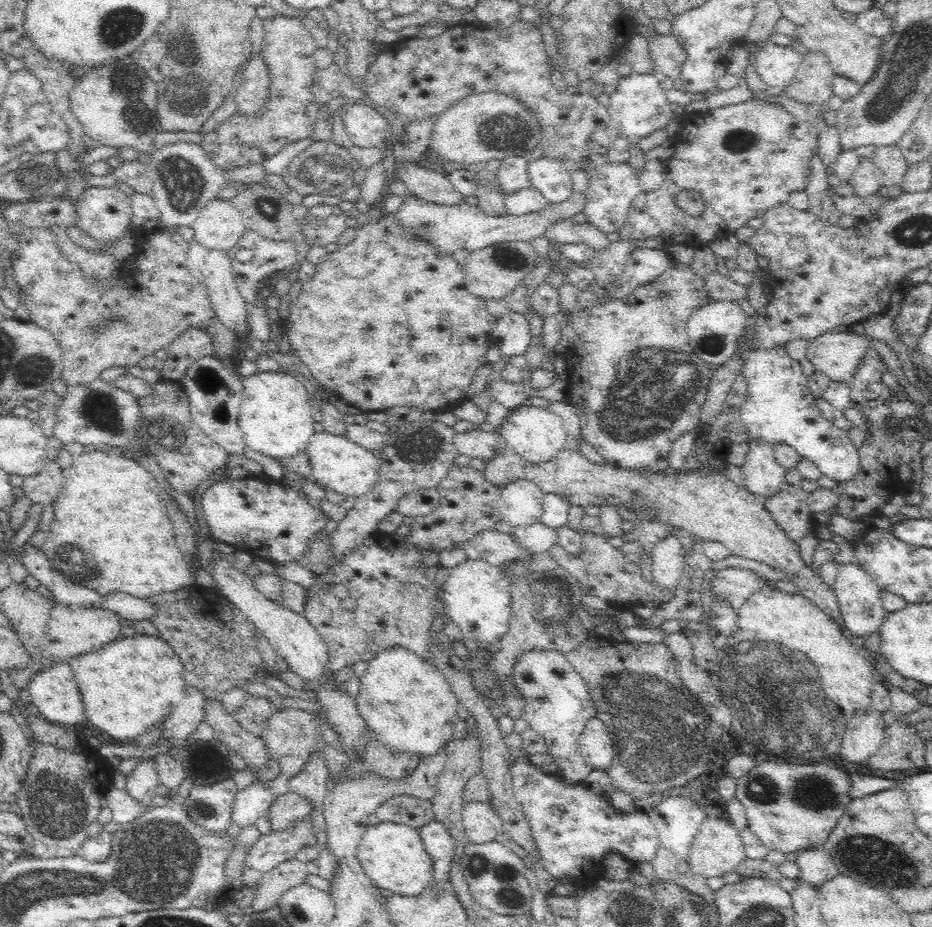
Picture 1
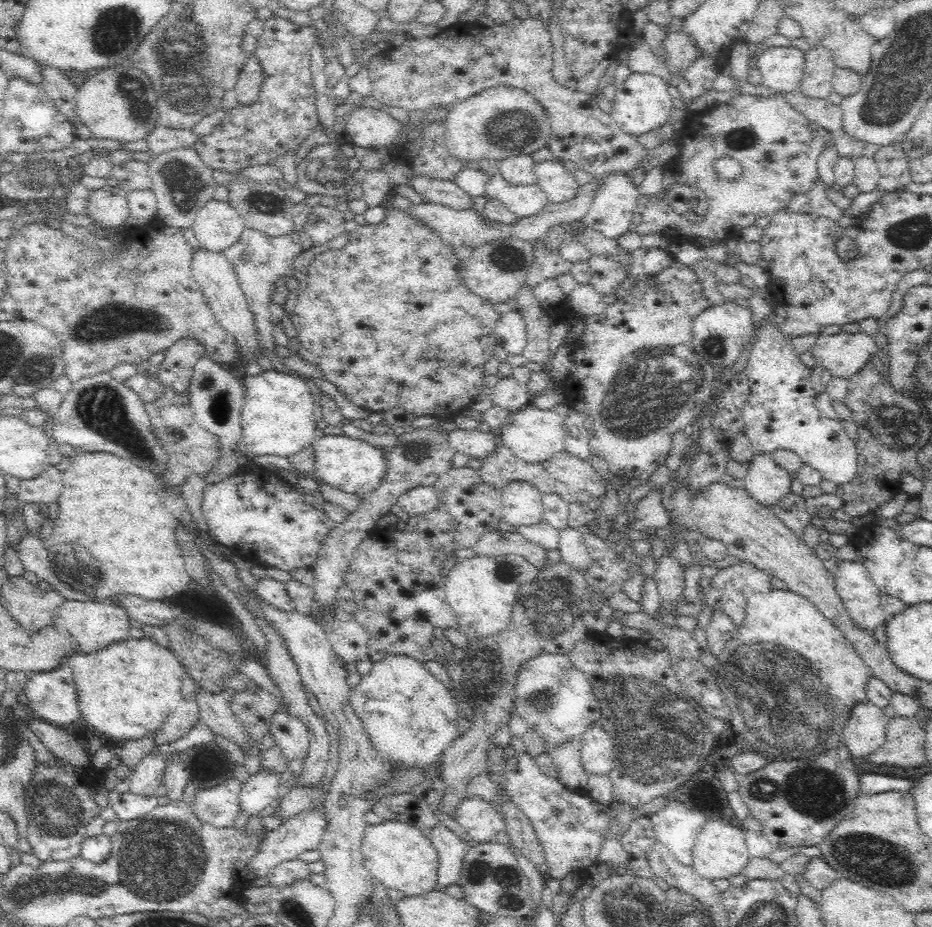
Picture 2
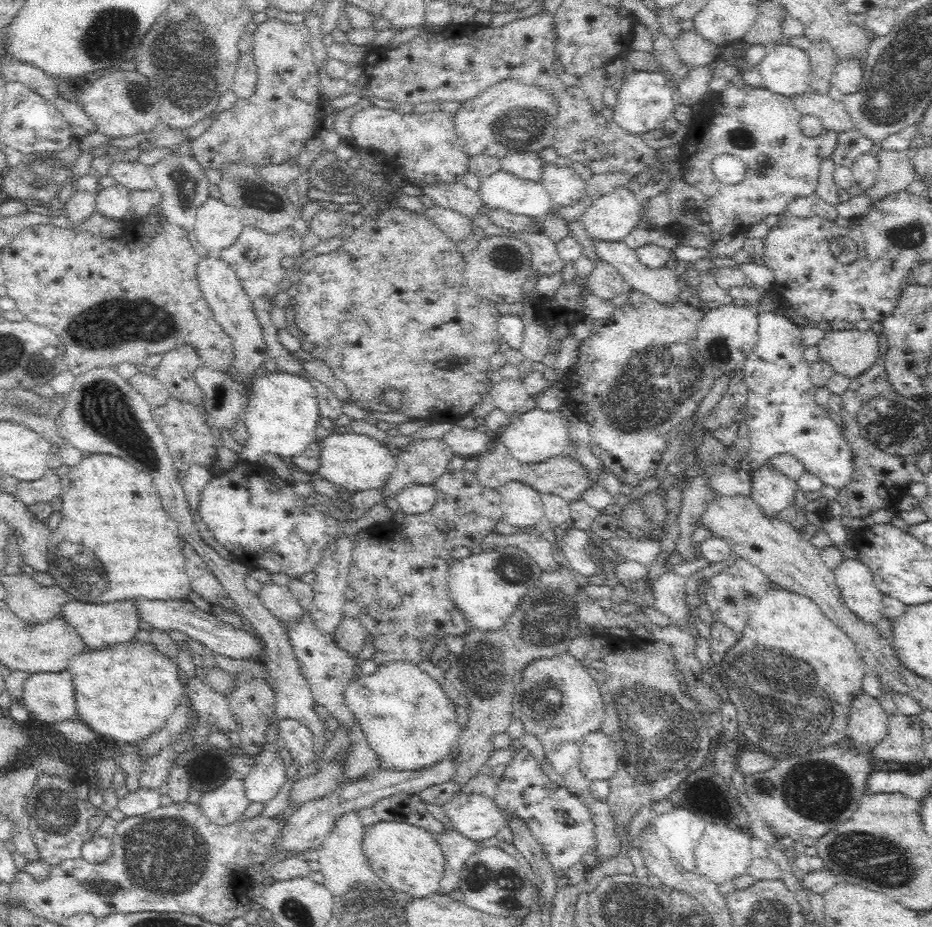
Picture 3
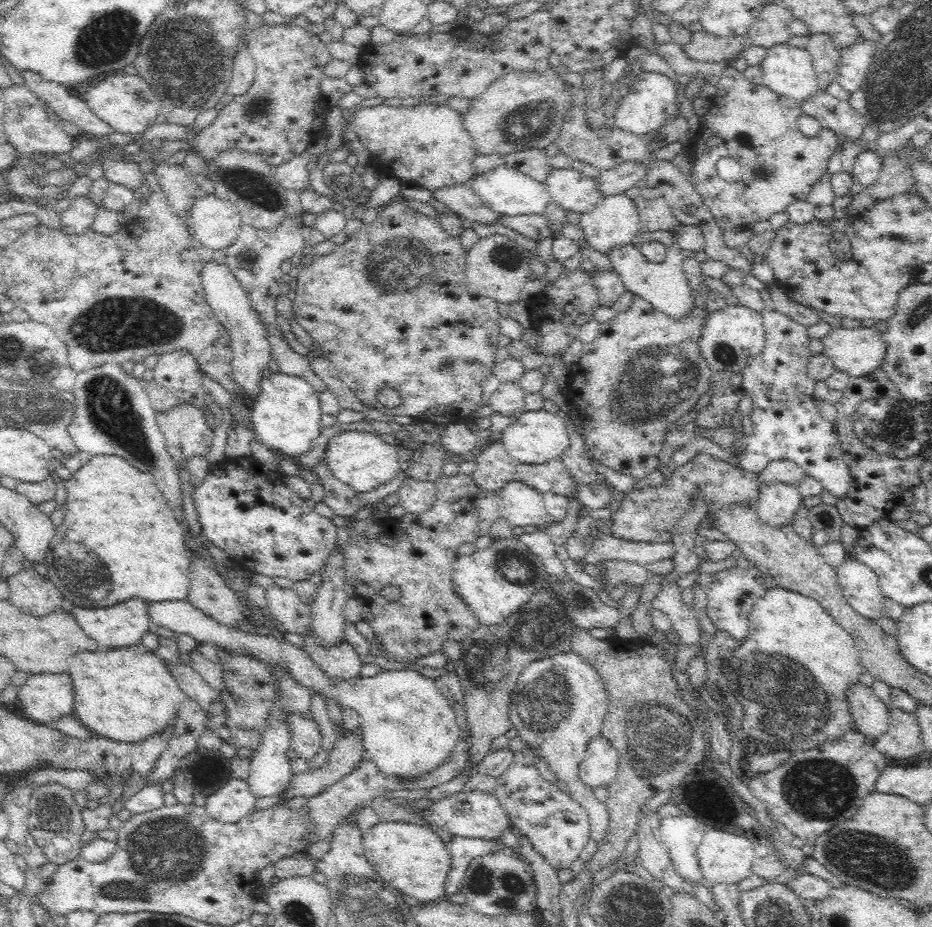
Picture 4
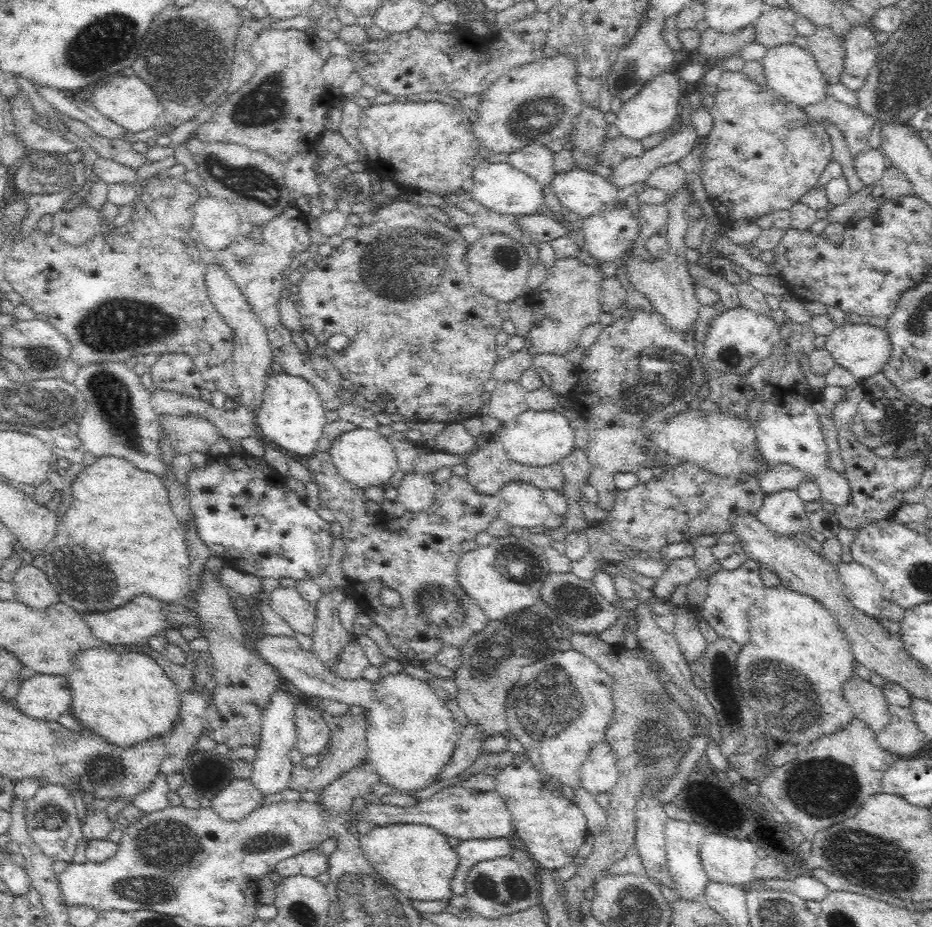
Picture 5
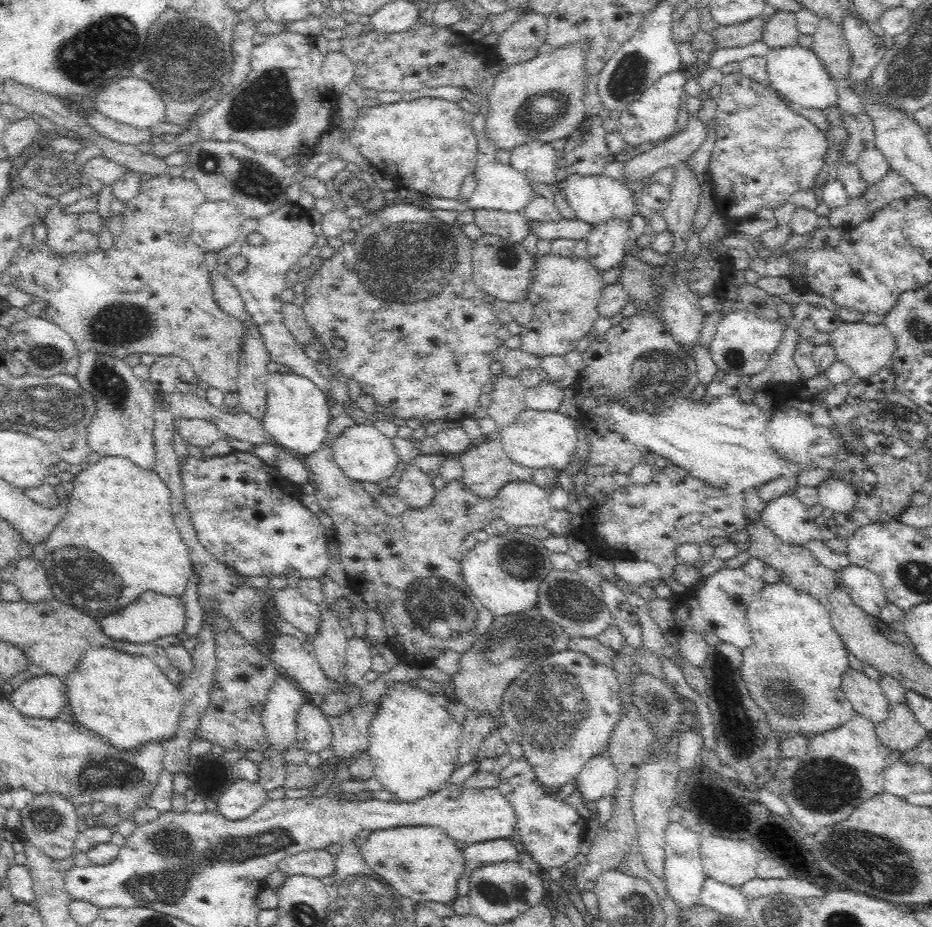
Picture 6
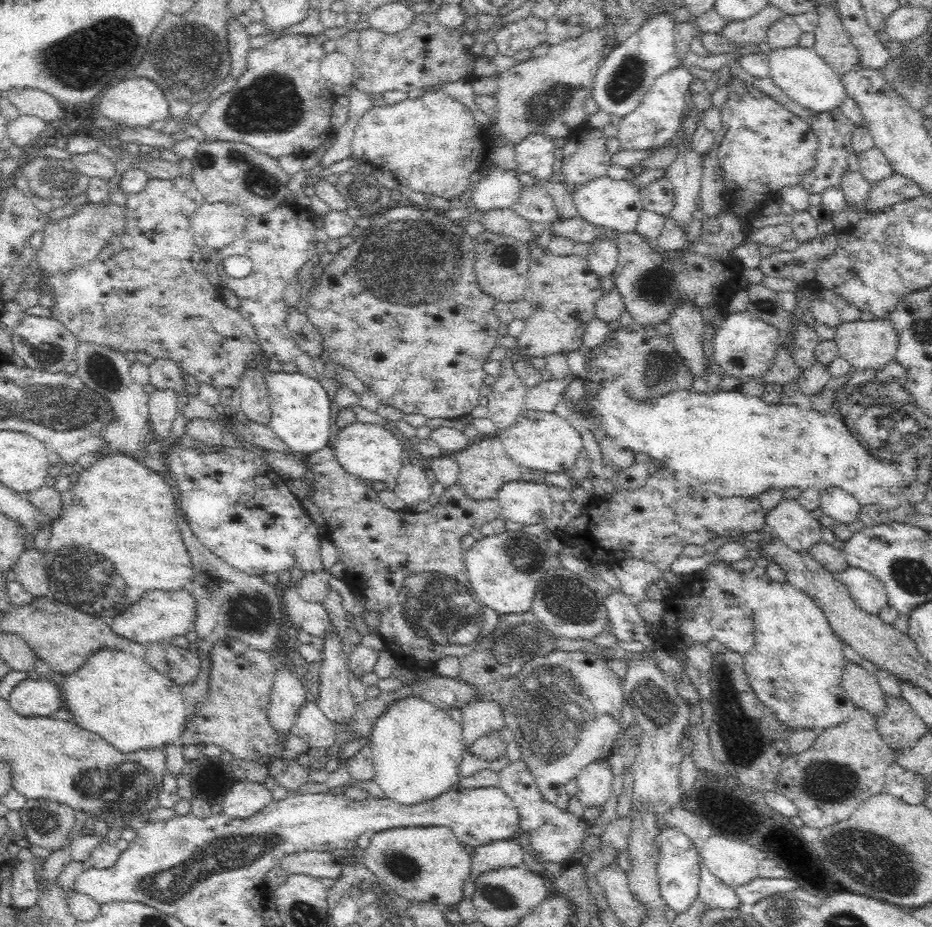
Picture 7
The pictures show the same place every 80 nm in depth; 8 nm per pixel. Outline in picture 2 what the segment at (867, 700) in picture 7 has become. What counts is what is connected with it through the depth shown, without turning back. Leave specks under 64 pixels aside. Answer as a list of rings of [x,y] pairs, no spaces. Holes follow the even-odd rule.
[[[870,701],[858,703],[852,709],[851,717],[845,724],[844,731],[841,732],[842,746],[848,749],[850,757],[866,760],[868,756],[884,744],[888,721],[889,719],[884,715],[884,711],[870,703]]]

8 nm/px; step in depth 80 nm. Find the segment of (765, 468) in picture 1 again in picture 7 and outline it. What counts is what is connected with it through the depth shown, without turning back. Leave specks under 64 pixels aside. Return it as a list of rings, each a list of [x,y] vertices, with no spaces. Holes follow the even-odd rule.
[[[784,498],[765,517],[766,530],[792,550],[808,550],[821,541],[821,525],[796,498]]]

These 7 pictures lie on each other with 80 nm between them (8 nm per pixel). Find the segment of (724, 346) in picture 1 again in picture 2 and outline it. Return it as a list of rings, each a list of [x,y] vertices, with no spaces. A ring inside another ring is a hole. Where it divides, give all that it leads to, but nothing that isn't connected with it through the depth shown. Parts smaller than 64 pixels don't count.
[[[726,300],[722,303],[709,306],[692,320],[693,349],[713,366],[716,374],[724,368],[732,366],[737,360],[738,354],[742,352],[744,344],[750,340],[754,332],[752,325],[751,309],[742,307],[735,301]]]

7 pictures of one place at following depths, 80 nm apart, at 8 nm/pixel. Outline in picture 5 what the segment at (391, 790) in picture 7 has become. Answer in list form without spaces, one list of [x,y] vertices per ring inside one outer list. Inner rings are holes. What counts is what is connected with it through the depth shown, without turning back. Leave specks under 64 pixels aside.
[[[247,633],[244,636],[244,646],[274,667],[280,677],[289,680],[300,692],[309,697],[318,696],[321,699],[336,700],[338,703],[347,704],[354,710],[365,714],[366,761],[374,767],[384,783],[403,794],[410,794],[410,792],[432,785],[436,774],[444,768],[458,743],[463,726],[455,721],[447,702],[436,695],[426,680],[418,680],[402,672],[398,674],[383,672],[376,682],[362,678],[344,680],[330,673],[312,651],[302,649],[293,637]]]

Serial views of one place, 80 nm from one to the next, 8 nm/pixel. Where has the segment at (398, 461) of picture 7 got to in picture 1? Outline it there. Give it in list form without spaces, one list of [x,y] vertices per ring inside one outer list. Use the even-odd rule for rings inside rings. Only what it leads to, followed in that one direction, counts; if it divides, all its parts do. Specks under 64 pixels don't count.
[[[326,431],[315,432],[309,438],[306,452],[313,483],[322,490],[334,491],[355,500],[366,495],[377,484],[380,464],[379,459],[375,458],[375,452],[362,448],[349,438]]]

